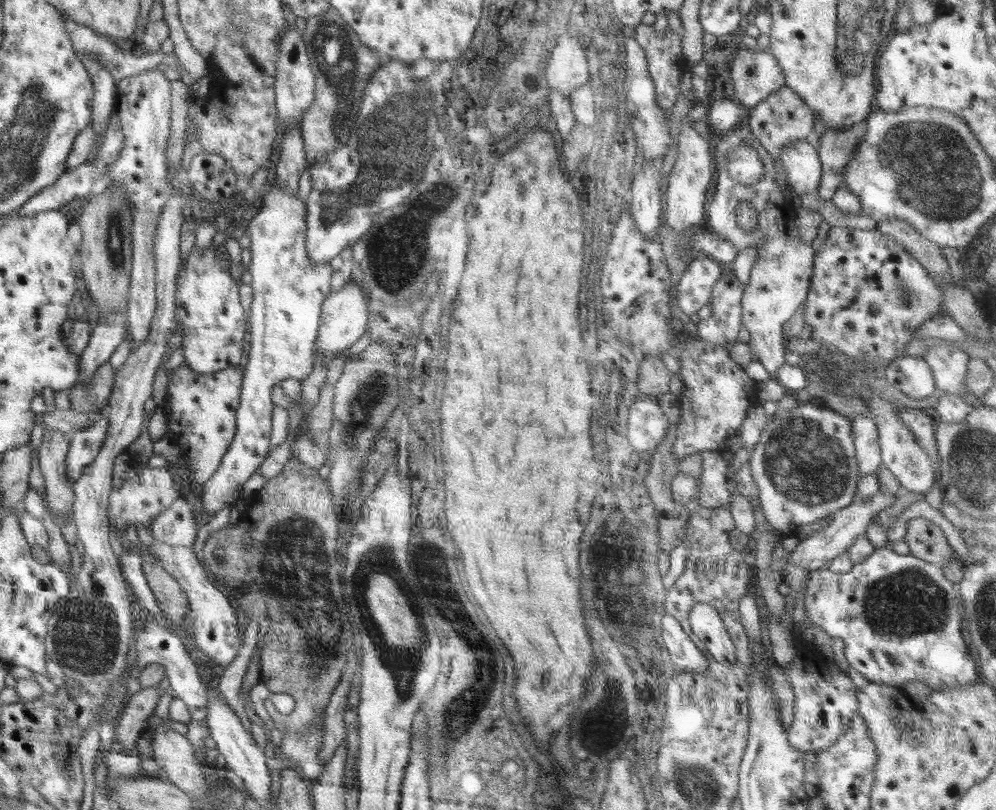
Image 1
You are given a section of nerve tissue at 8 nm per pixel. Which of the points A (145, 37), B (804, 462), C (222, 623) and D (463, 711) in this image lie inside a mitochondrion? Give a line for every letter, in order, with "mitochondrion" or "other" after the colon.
A: other
B: mitochondrion
C: other
D: mitochondrion

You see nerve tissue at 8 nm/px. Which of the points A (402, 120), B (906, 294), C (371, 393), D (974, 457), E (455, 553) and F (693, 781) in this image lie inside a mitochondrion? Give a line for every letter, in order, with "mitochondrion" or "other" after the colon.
A: mitochondrion
B: mitochondrion
C: mitochondrion
D: mitochondrion
E: other
F: mitochondrion

